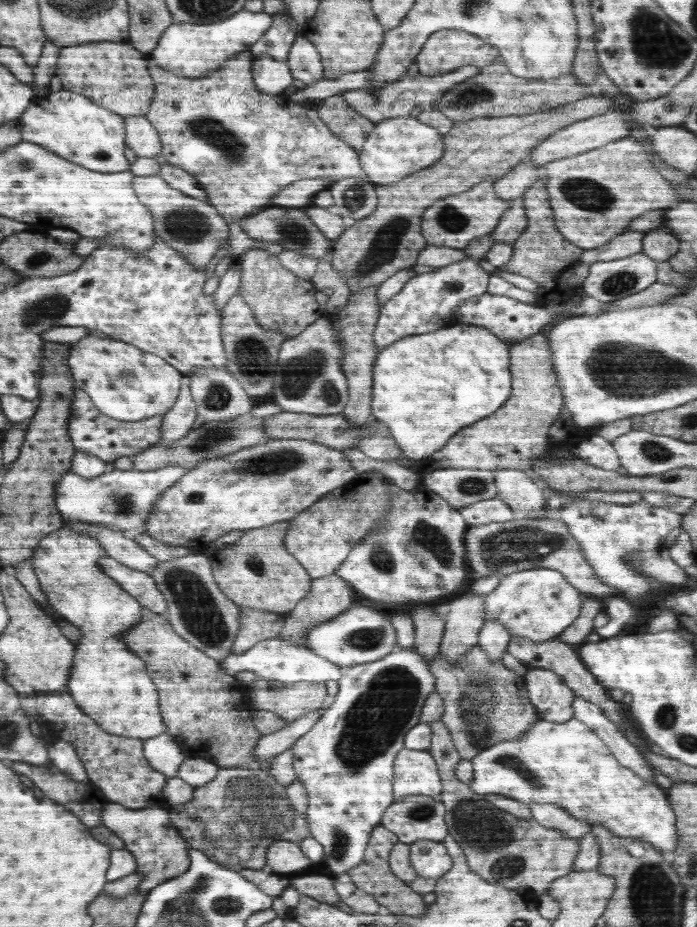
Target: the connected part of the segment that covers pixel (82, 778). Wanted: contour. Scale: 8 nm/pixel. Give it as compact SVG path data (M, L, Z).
M64 739L51 741L49 748L52 764L60 770L66 778L71 778L76 782L90 782L79 756L76 754L71 742Z

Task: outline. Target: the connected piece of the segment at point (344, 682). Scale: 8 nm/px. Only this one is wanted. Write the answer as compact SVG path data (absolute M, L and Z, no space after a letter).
M395 649L391 654L382 658L380 661L366 662L353 665L344 672L339 680L339 691L335 698L330 699L326 710L320 717L320 720L304 736L298 738L293 744L293 767L296 772L296 781L302 782L306 787L309 805L305 812L306 822L310 831L310 836L317 840L323 846L324 858L321 864L329 871L333 879L346 877L347 872L358 866L364 858L365 848L368 846L372 829L380 825L384 811L393 803L393 769L396 755L403 749L405 734L418 723L421 722L421 711L426 702L428 694L435 691L433 674L430 672L432 663L428 663L426 658L418 655L416 649Z

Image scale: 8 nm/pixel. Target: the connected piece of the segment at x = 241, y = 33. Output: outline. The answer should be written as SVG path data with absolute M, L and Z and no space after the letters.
M242 9L230 18L213 22L207 25L174 23L162 33L157 48L150 55L157 61L158 66L172 70L182 78L200 78L213 70L218 70L227 60L243 50L249 50L270 28L273 18L266 12L250 12Z

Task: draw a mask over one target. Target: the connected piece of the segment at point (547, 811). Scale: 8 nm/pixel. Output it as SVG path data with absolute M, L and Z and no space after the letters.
M532 803L529 806L534 819L547 829L557 830L569 839L582 838L591 828L581 820L574 818L566 809L552 803Z

